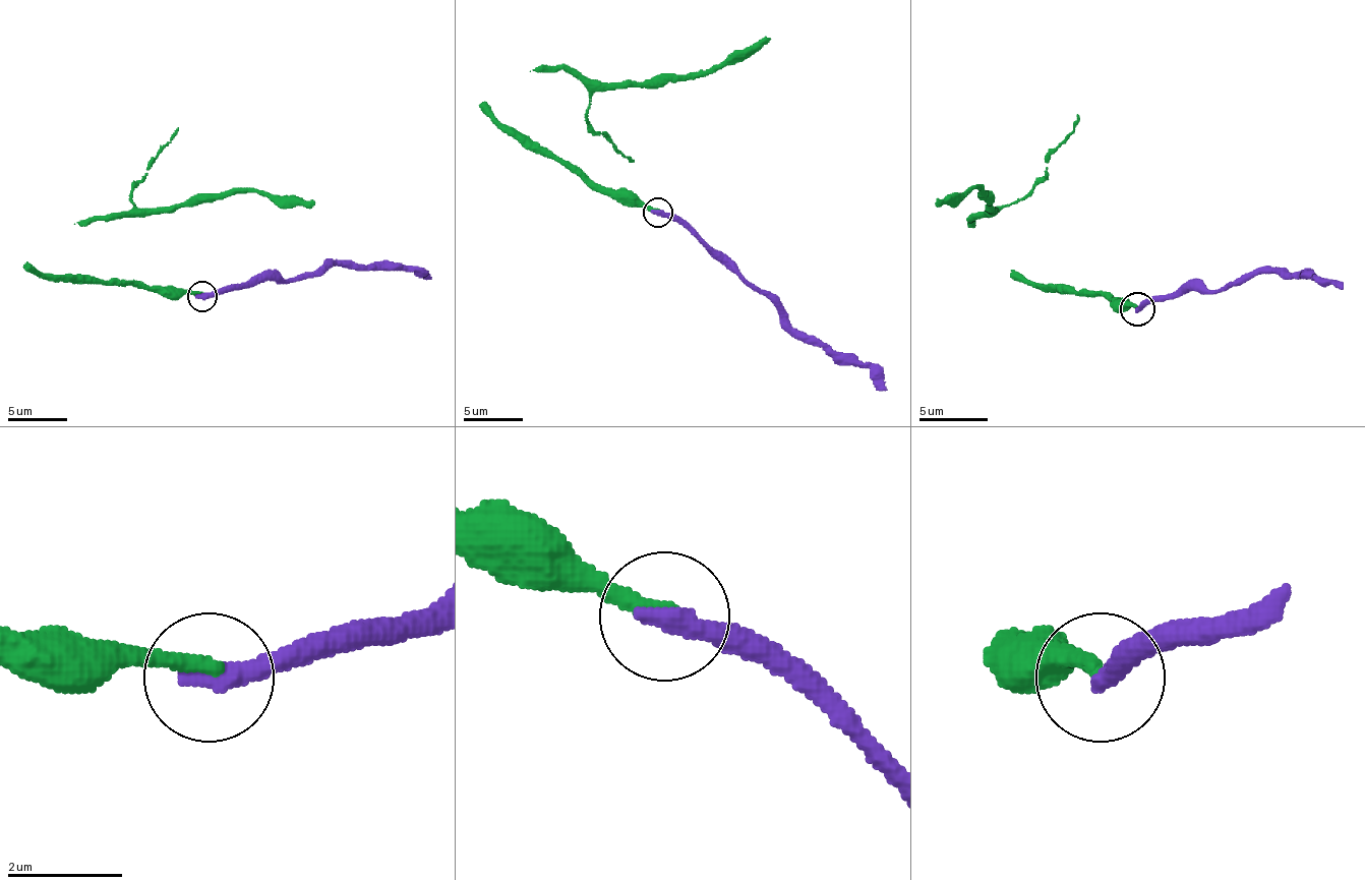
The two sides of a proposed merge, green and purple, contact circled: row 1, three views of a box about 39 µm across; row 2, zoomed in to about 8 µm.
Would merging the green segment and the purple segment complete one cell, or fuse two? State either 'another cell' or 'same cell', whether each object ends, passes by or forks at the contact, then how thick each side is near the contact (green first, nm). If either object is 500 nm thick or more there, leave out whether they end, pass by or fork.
same cell | green ends | purple ends | 300/440 nm

